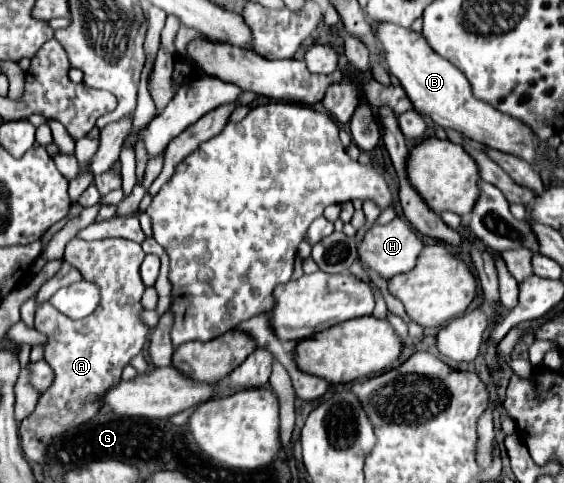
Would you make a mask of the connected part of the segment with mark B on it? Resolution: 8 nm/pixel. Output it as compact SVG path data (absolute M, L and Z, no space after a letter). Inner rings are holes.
M378 23L374 25L376 37L380 41L380 47L384 51L384 61L388 71L400 81L406 95L410 97L414 109L434 121L434 125L442 129L454 129L462 135L480 141L492 149L512 153L516 157L522 157L528 163L536 163L536 155L540 155L546 145L538 143L534 133L522 125L520 121L492 109L492 105L476 99L472 95L470 83L466 81L464 73L458 71L450 61L438 57L428 41L422 37L422 33L416 33L412 29L402 29L400 25L390 23Z

